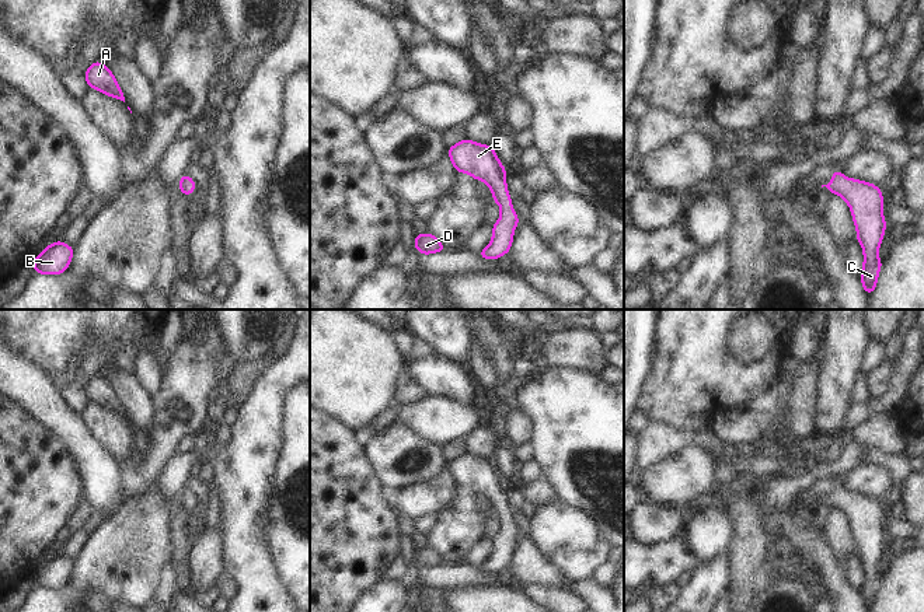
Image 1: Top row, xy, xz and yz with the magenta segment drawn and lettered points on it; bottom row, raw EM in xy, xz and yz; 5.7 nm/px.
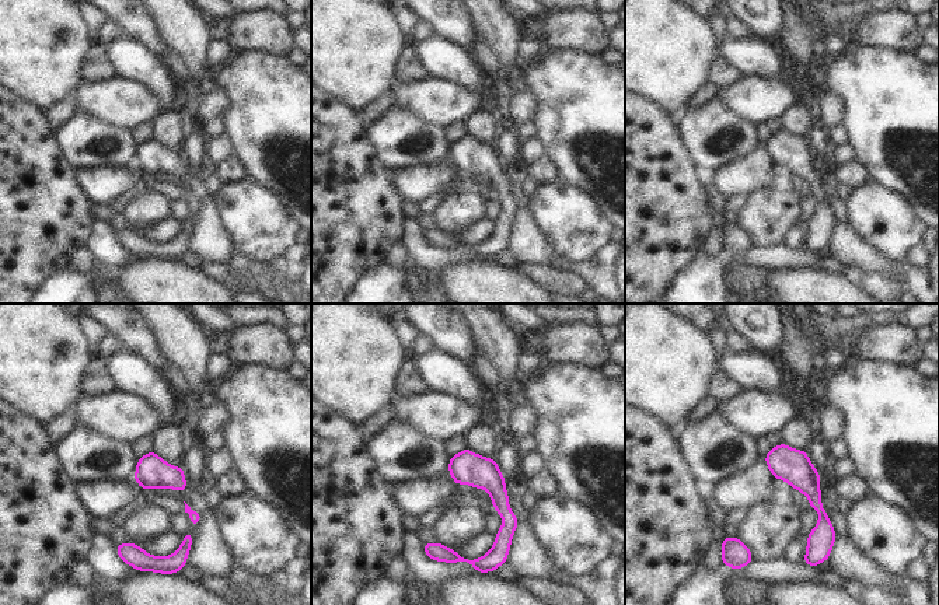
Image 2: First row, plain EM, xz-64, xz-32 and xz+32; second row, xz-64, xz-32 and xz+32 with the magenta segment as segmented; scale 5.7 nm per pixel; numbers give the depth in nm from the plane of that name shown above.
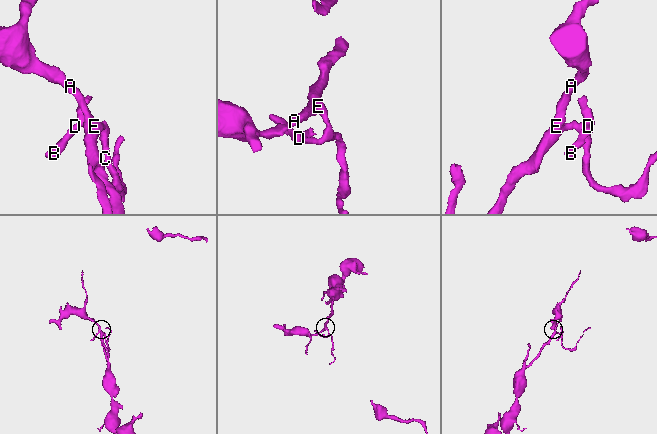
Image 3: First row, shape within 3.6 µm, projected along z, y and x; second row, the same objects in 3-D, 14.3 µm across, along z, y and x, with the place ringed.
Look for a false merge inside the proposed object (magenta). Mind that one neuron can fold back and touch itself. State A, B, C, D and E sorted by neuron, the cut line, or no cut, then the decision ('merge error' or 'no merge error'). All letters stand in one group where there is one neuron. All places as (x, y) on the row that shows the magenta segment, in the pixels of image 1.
A B C D E | no cut | no merge error

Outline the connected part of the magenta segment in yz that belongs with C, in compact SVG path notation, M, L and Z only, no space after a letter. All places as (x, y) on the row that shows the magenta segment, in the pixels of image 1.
M833 171L833 178L826 186L830 193L840 195L850 206L852 220L858 232L857 241L864 249L864 267L861 270L861 283L867 294L876 288L878 273L882 262L878 251L885 235L886 221L882 211L882 193L881 188L850 179L840 171Z

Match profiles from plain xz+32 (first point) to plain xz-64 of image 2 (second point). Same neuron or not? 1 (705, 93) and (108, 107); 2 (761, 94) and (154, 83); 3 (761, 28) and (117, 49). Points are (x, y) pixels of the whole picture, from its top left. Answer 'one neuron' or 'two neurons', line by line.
1: two neurons
2: two neurons
3: two neurons

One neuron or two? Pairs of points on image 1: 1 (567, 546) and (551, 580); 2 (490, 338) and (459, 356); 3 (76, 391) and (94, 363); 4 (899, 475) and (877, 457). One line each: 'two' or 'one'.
1: two
2: two
3: one
4: one

